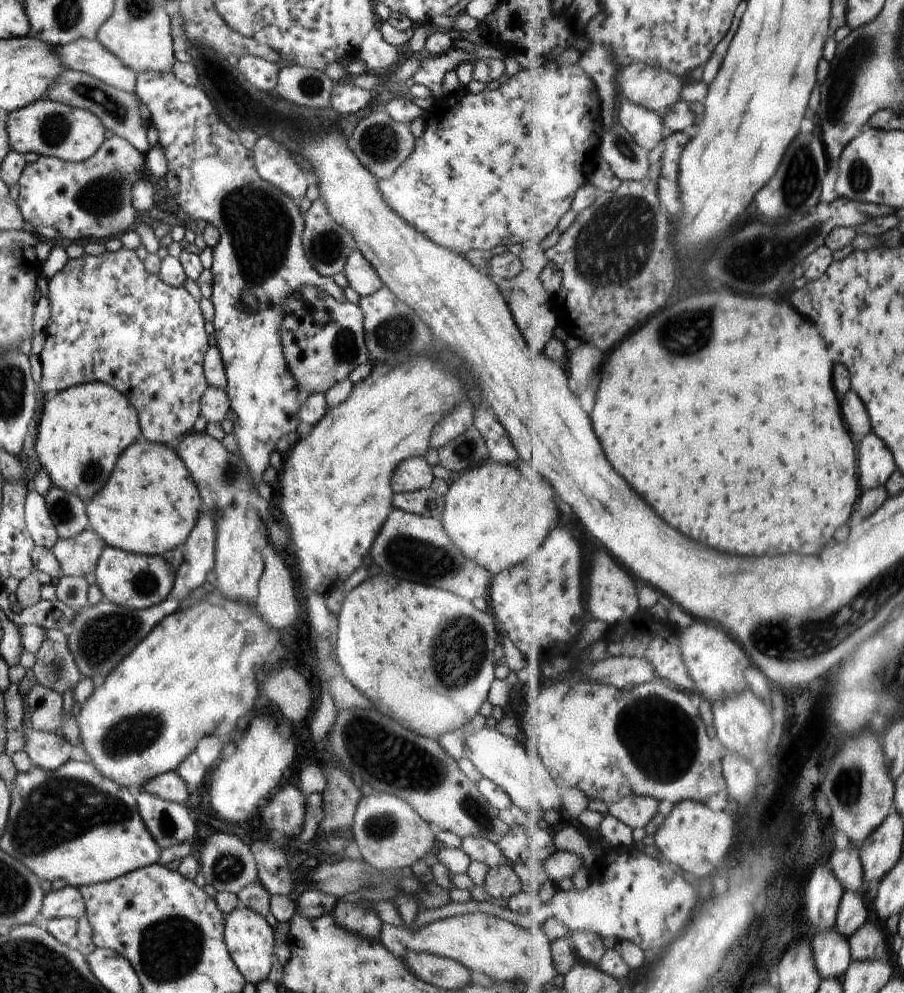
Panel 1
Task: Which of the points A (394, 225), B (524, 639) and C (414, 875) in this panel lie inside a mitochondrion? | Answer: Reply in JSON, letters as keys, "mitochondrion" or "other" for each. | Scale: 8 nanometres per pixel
{"A":"other","B":"other","C":"other"}

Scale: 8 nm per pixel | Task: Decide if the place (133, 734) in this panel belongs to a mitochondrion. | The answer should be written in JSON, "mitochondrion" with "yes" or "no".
{"mitochondrion":"yes"}

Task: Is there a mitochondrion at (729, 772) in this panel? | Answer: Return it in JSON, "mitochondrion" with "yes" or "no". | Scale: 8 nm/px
{"mitochondrion":"no"}

